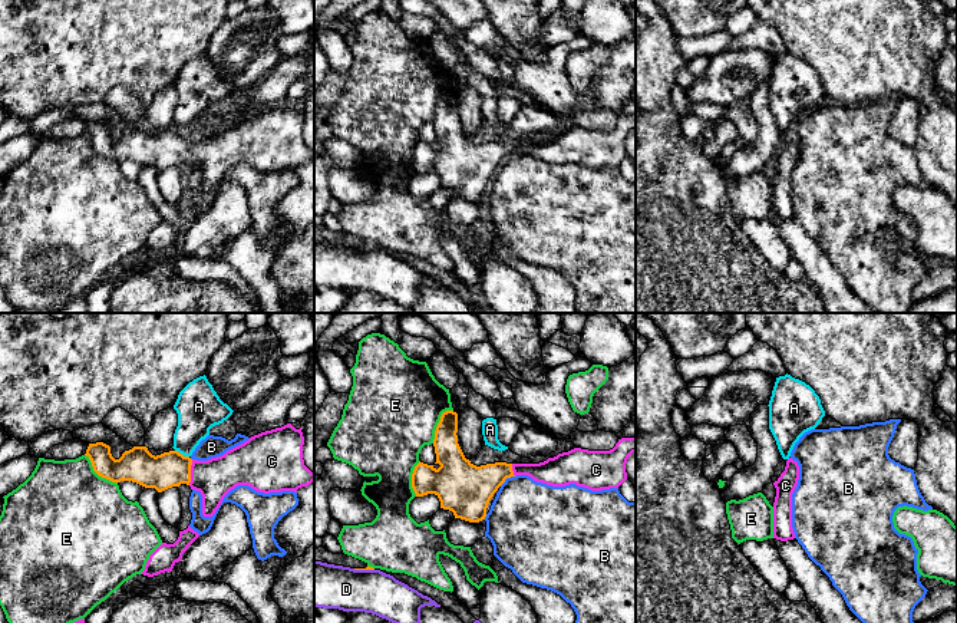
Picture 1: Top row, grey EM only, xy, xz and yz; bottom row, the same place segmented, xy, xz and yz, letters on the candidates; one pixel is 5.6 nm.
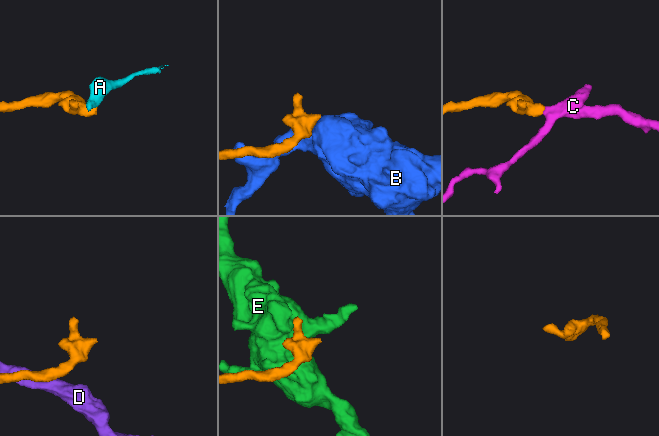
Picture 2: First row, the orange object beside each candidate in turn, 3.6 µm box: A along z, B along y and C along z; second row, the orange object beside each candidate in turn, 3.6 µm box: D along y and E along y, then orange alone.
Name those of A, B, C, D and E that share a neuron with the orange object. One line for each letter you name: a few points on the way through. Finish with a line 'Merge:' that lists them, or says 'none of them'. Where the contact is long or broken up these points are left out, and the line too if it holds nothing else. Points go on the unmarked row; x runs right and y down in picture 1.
C: Path across: xy (168, 148), (190, 151), (214, 157)
Merge: C

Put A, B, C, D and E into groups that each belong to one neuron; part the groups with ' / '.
A / B / C / D / E

